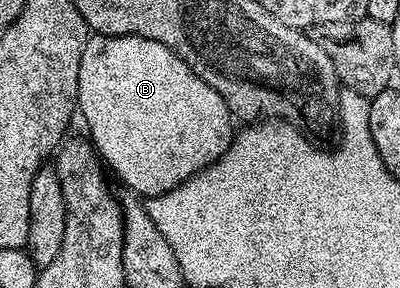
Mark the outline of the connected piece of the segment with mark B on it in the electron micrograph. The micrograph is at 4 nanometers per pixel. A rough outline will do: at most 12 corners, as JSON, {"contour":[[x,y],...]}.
{"contour":[[89,35],[79,115],[141,198],[213,164],[234,120],[178,54]]}

